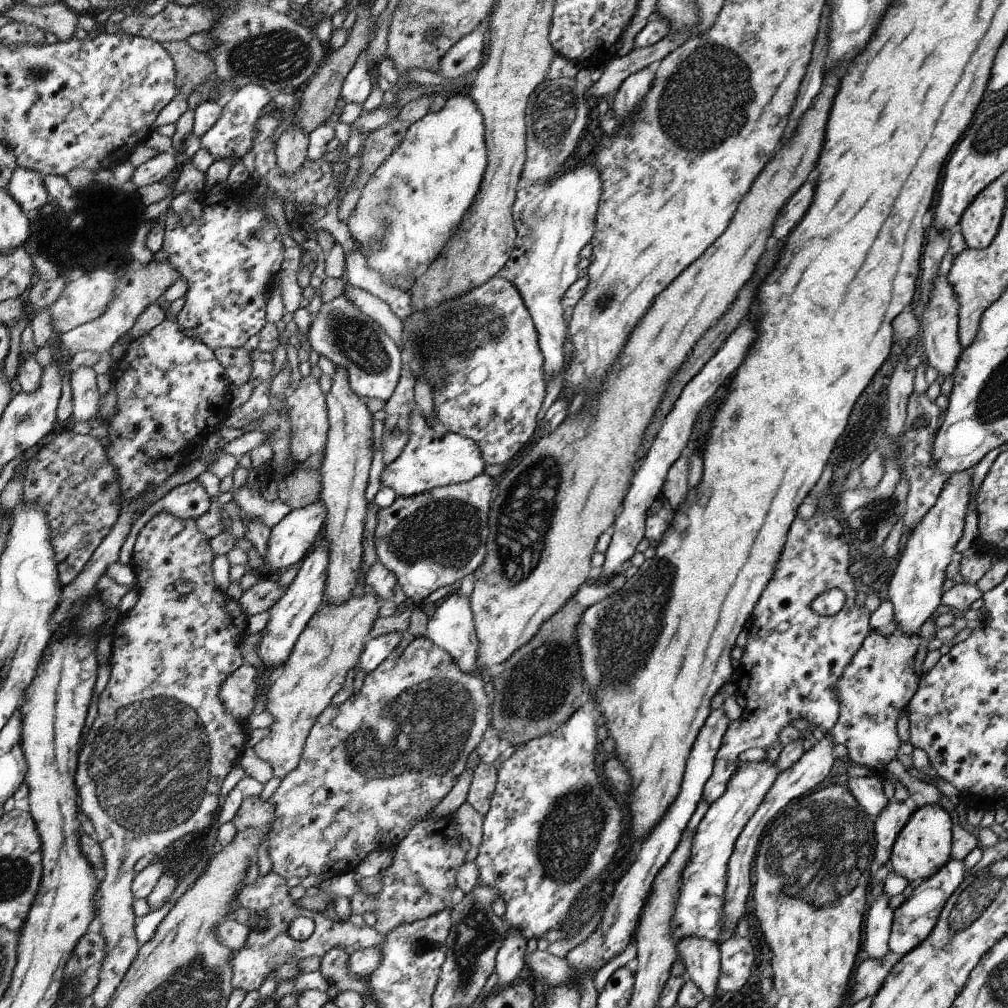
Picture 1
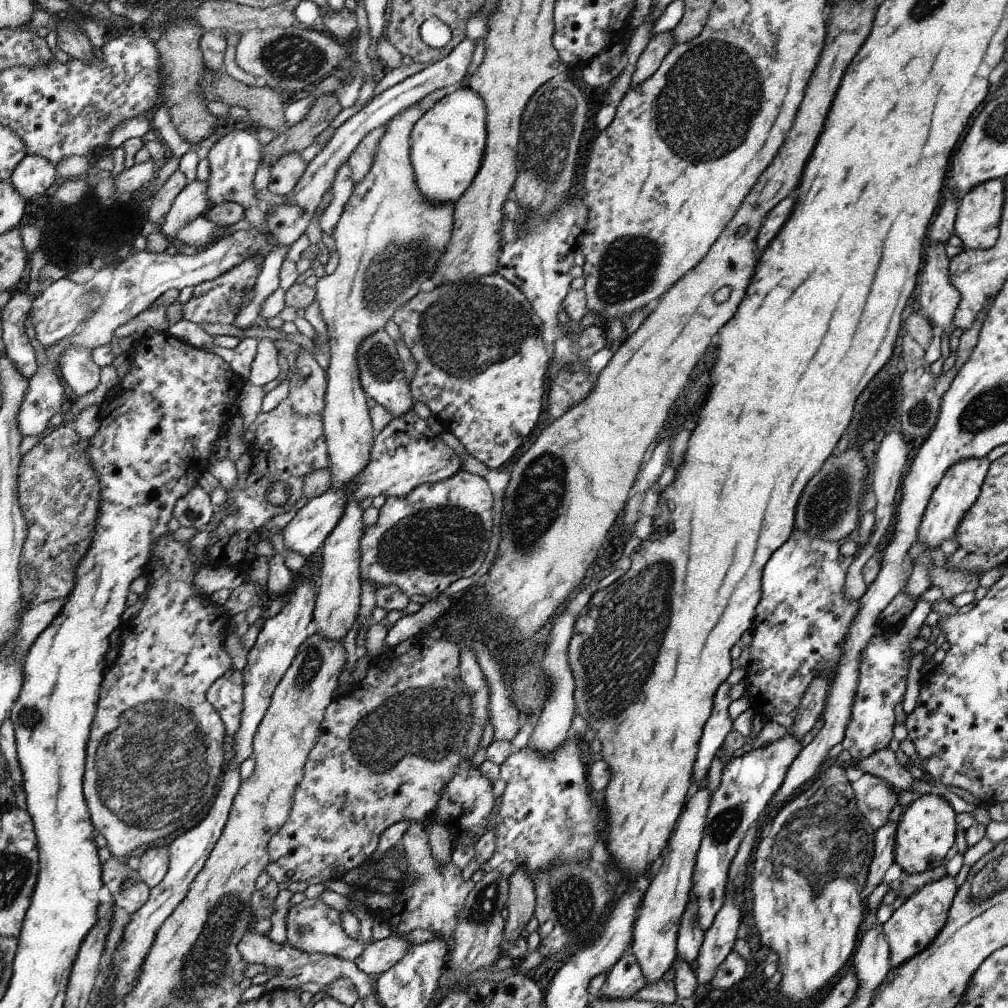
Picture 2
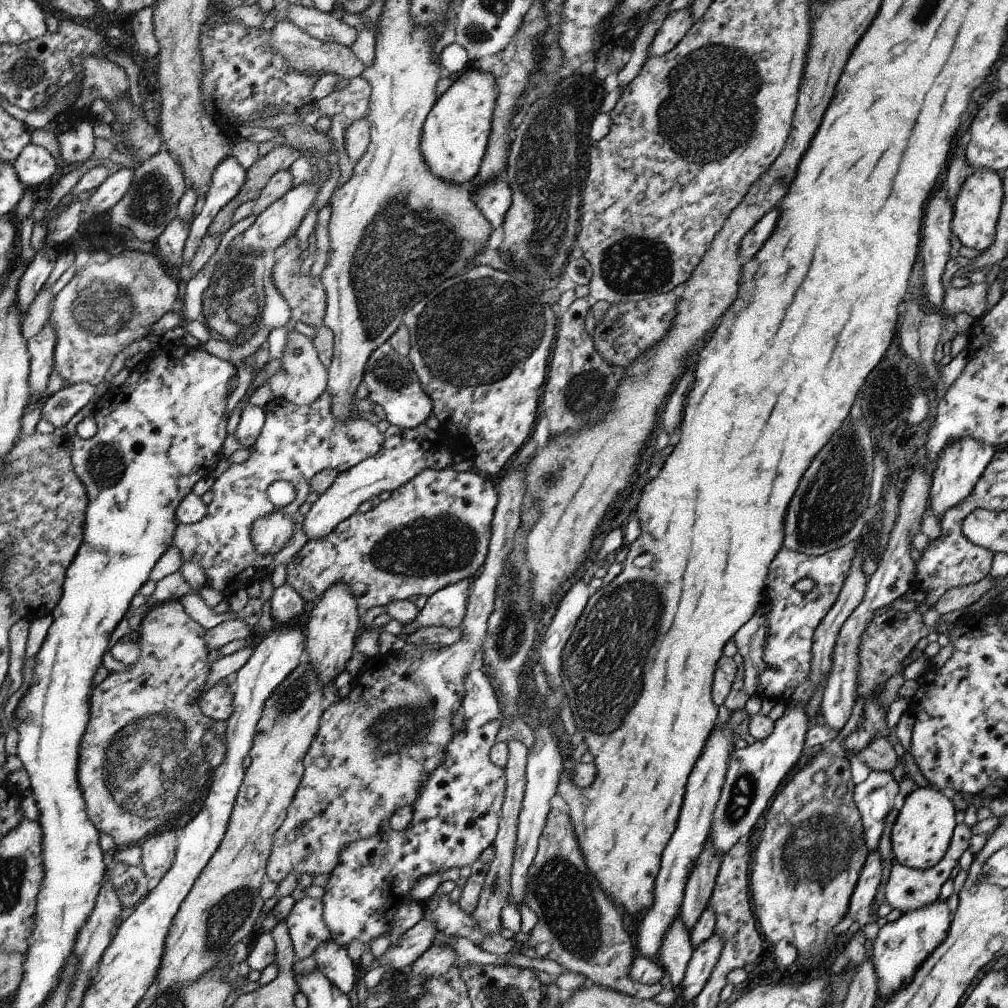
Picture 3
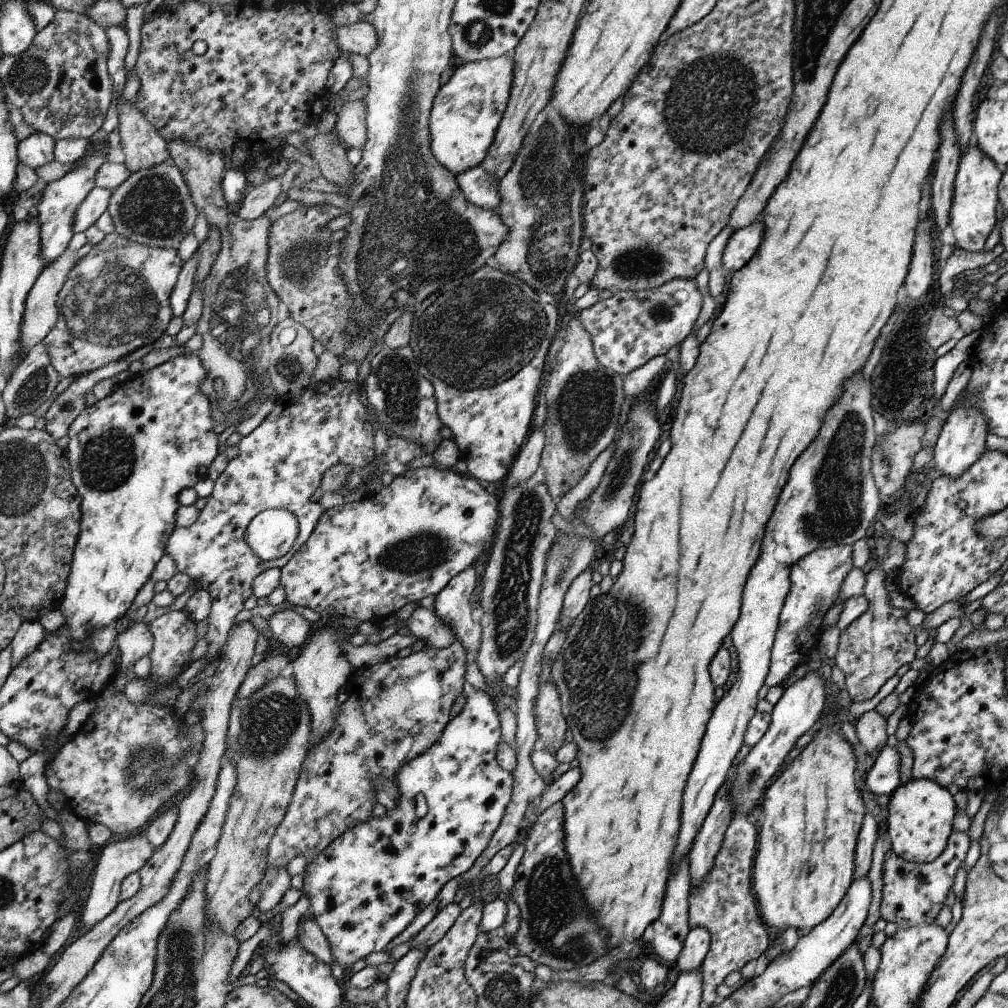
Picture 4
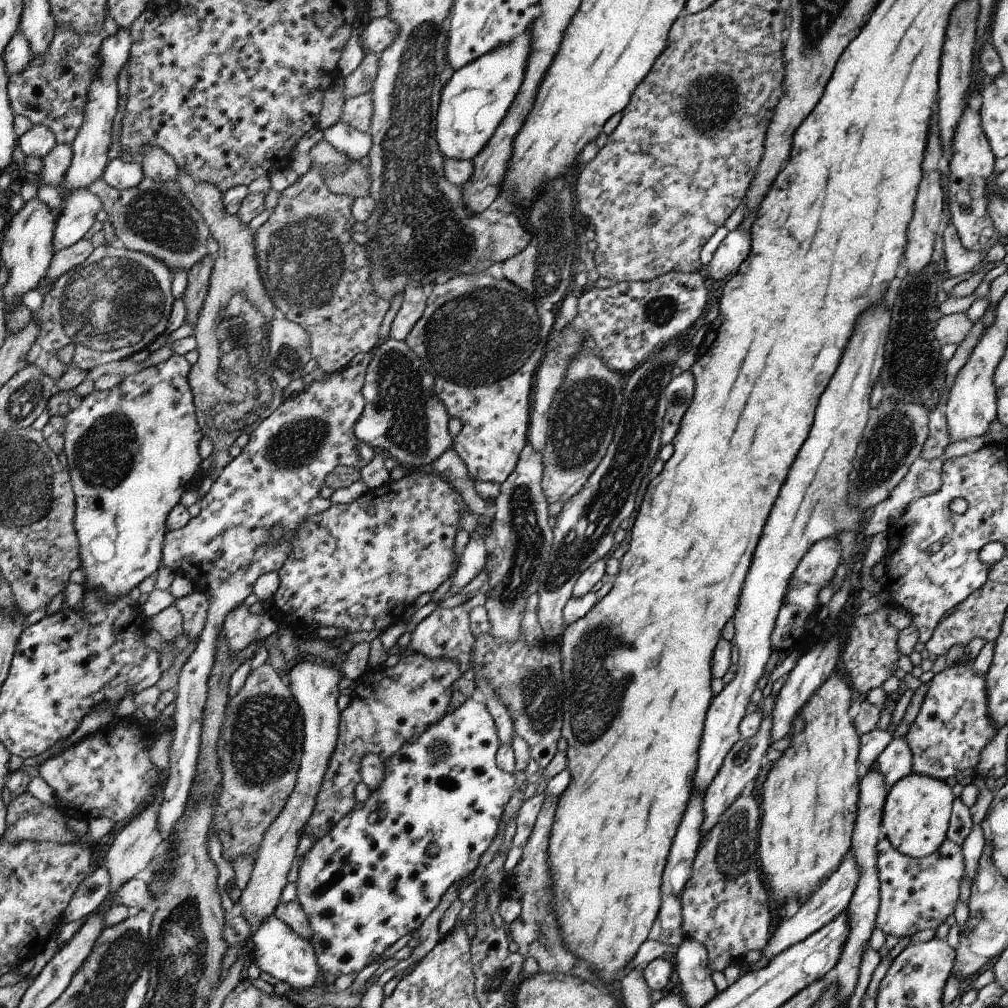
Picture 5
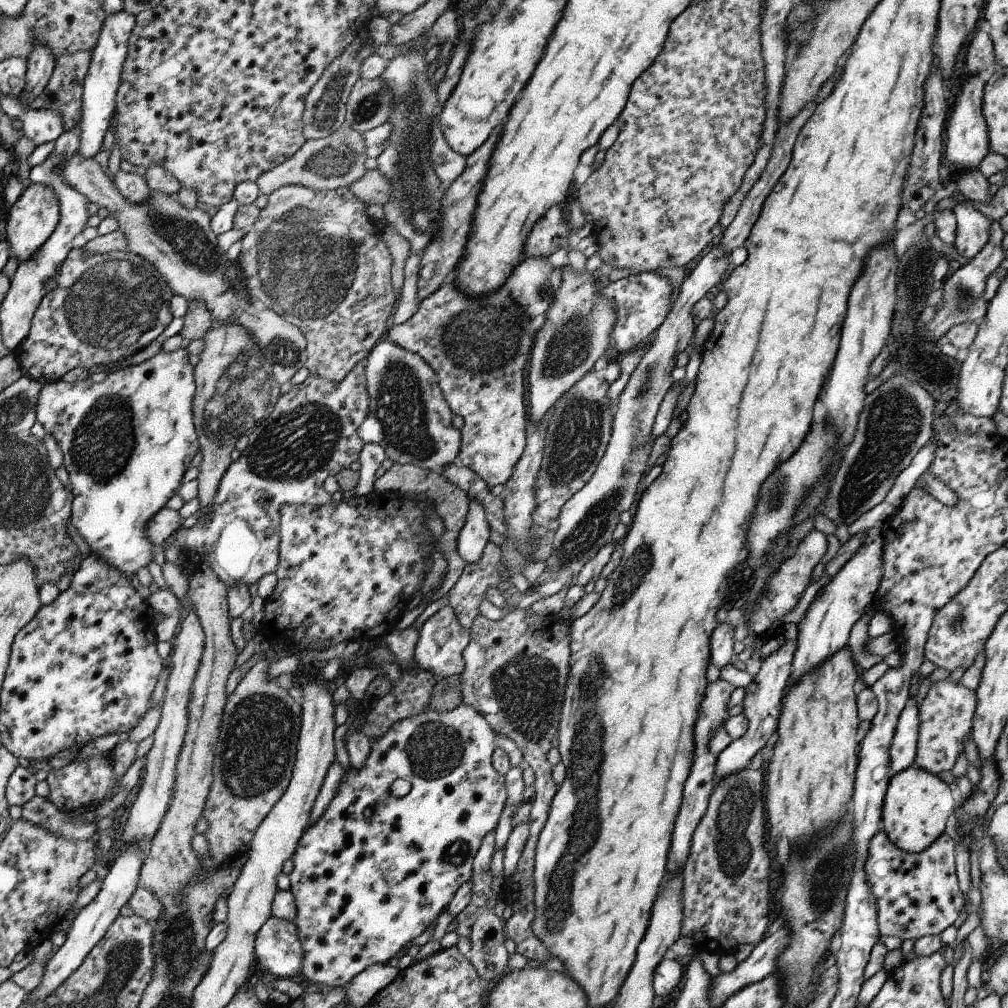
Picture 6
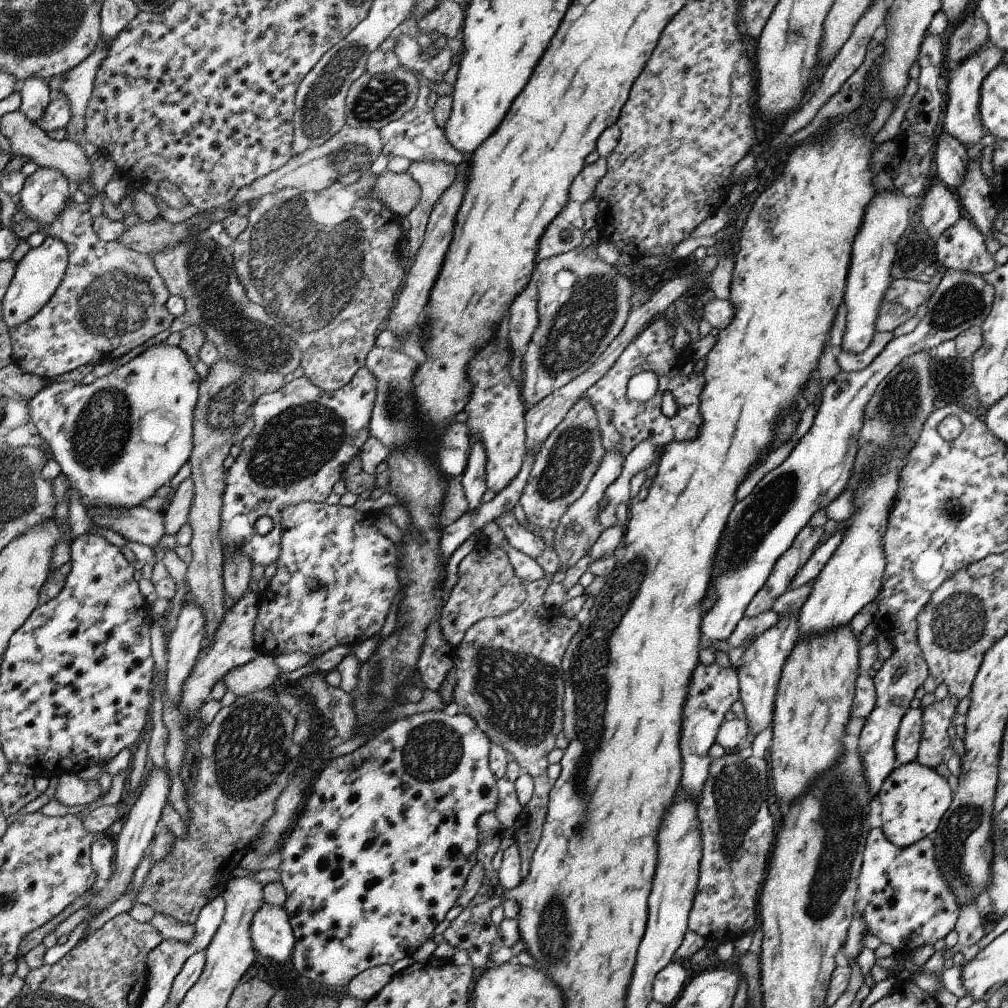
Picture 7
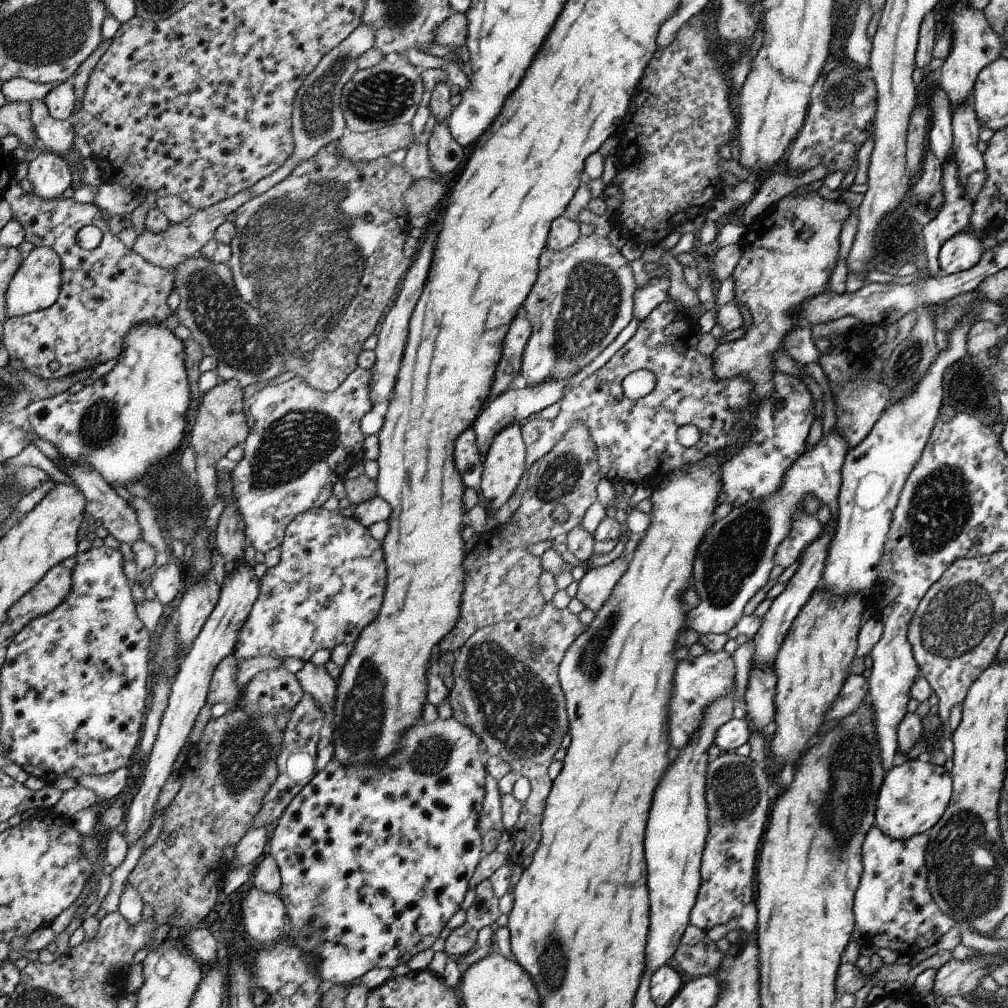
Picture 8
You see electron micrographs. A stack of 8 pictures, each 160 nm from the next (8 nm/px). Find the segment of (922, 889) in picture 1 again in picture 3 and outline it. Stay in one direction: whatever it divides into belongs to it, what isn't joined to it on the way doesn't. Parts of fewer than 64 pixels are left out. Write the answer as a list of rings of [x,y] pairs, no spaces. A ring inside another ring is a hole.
[[[938,900],[922,909],[908,911],[898,920],[888,922],[880,928],[872,944],[872,951],[869,951],[877,976],[879,998],[889,999],[907,986],[919,966],[944,942],[951,922],[946,901]]]

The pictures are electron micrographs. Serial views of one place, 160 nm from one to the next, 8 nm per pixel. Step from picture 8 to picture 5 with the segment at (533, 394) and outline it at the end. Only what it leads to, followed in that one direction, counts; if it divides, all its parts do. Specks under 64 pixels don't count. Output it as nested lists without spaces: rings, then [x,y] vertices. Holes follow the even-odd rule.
[[[472,532],[470,542],[466,544],[466,548],[459,558],[458,570],[456,570],[448,595],[461,593],[462,588],[466,584],[470,584],[485,569],[487,557],[485,540],[480,537],[478,532]]]

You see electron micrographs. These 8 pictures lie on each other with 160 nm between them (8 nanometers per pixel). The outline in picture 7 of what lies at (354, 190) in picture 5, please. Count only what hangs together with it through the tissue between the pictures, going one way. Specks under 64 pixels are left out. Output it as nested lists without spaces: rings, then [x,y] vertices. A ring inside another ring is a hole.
[[[384,171],[372,182],[371,193],[392,212],[406,218],[421,197],[420,185],[406,173]]]

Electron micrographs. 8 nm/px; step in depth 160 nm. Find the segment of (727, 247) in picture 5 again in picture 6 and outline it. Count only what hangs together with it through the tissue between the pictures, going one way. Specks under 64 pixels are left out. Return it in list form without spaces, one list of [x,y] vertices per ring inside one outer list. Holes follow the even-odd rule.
[[[716,244],[712,246],[712,250],[708,254],[704,254],[700,261],[697,262],[696,268],[692,270],[689,276],[686,276],[684,283],[680,286],[680,294],[678,299],[674,302],[672,310],[668,312],[666,320],[660,324],[656,330],[648,351],[642,358],[640,364],[636,366],[636,370],[632,372],[628,383],[625,385],[624,391],[620,392],[616,406],[614,406],[614,420],[612,422],[611,438],[609,444],[604,452],[604,456],[600,460],[596,471],[592,474],[589,482],[577,494],[574,494],[570,501],[561,509],[558,514],[560,524],[554,541],[552,544],[552,553],[550,558],[545,561],[546,568],[534,582],[536,592],[541,596],[550,597],[558,594],[560,590],[564,590],[566,586],[573,586],[578,574],[586,562],[590,562],[596,554],[602,550],[602,546],[613,542],[614,528],[620,522],[620,515],[628,511],[637,493],[638,483],[645,474],[648,474],[648,461],[652,452],[652,446],[655,440],[652,440],[652,430],[654,428],[655,419],[658,414],[659,406],[664,400],[666,393],[673,385],[672,372],[676,367],[677,356],[679,353],[684,352],[686,348],[692,344],[694,340],[694,333],[697,320],[693,318],[692,308],[696,305],[698,300],[701,300],[709,290],[721,282],[722,276],[725,274],[729,267],[730,254],[726,254],[722,250],[722,246]]]

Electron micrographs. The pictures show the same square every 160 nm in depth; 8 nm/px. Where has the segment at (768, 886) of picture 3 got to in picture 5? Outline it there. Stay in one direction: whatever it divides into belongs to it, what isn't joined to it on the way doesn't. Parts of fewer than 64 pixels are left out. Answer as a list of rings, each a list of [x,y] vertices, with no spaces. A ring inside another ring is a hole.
[[[833,673],[800,710],[790,747],[764,780],[758,862],[779,907],[793,894],[795,898],[812,896],[851,851],[860,798],[856,766],[860,737],[850,718],[855,696],[844,676]]]

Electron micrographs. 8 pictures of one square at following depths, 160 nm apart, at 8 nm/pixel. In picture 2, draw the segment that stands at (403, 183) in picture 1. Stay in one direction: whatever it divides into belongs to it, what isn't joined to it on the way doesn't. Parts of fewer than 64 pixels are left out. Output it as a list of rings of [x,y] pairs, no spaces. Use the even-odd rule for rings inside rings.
[[[465,83],[462,88],[442,97],[421,120],[414,125],[412,132],[412,161],[417,185],[422,194],[435,205],[452,203],[465,194],[475,180],[482,164],[487,141],[487,110],[482,97]]]

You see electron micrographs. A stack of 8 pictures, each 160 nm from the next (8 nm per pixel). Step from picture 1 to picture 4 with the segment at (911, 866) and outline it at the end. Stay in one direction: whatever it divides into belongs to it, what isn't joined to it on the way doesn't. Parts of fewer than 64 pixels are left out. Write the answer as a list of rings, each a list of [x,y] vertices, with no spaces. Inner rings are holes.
[[[910,779],[890,797],[887,826],[887,846],[906,862],[927,864],[934,862],[948,844],[957,815],[952,794],[936,782]]]

